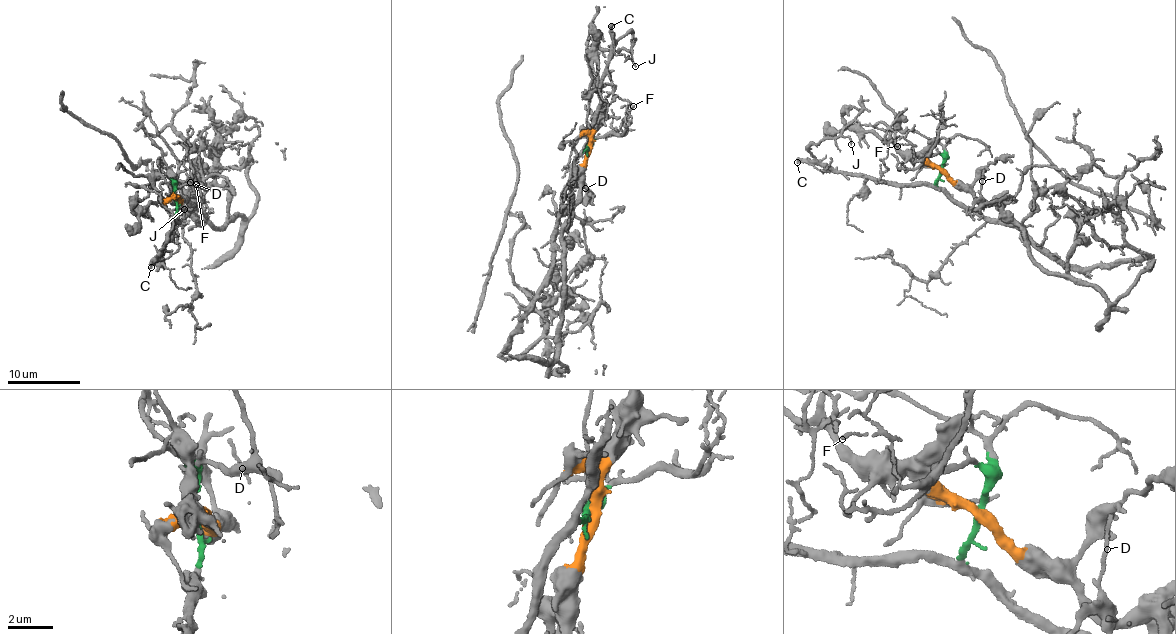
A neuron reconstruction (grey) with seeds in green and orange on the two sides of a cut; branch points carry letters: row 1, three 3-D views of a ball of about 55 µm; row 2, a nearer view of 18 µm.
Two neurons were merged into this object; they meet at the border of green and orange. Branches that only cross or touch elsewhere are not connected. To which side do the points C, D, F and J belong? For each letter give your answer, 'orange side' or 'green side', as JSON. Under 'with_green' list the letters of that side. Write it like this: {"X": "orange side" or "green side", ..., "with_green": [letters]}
{"C": "green side", "D": "orange side", "F": "green side", "J": "green side", "with_green": ["C", "F", "J"]}

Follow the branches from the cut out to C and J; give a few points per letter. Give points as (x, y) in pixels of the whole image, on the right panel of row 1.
C: (942, 169), (942, 175), (932, 185), (891, 183), (819, 165), (797, 163)
J: (942, 169), (942, 175), (932, 185), (891, 183), (827, 169), (809, 147), (840, 135), (851, 144)

